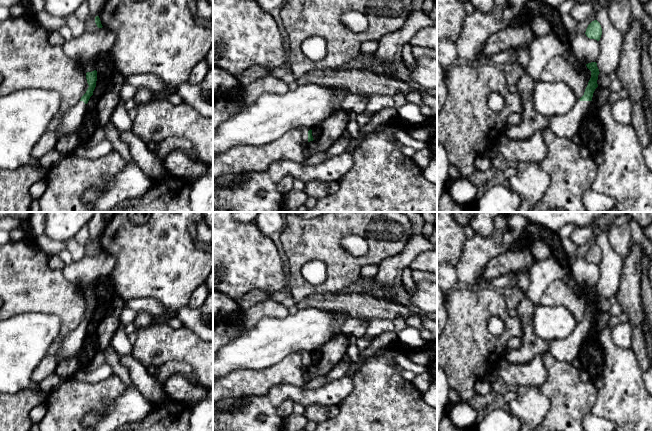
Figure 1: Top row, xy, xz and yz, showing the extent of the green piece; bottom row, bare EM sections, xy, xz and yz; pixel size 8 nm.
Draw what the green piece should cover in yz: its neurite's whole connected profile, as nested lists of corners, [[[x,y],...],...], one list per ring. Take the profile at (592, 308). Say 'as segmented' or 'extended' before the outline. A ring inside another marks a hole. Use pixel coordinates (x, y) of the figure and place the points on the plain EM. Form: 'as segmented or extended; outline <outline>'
extended; outline [[[596,286],[588,287],[586,290],[591,295],[591,302],[584,319],[566,338],[550,342],[549,352],[558,361],[576,363],[584,342],[592,336],[592,321],[598,311],[597,304],[600,296]]]

